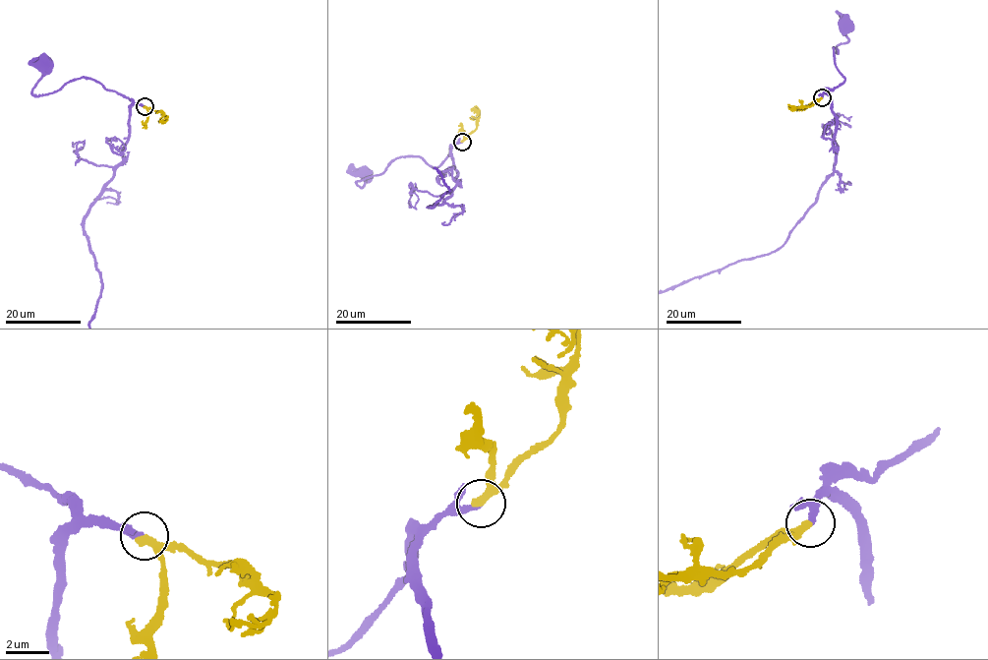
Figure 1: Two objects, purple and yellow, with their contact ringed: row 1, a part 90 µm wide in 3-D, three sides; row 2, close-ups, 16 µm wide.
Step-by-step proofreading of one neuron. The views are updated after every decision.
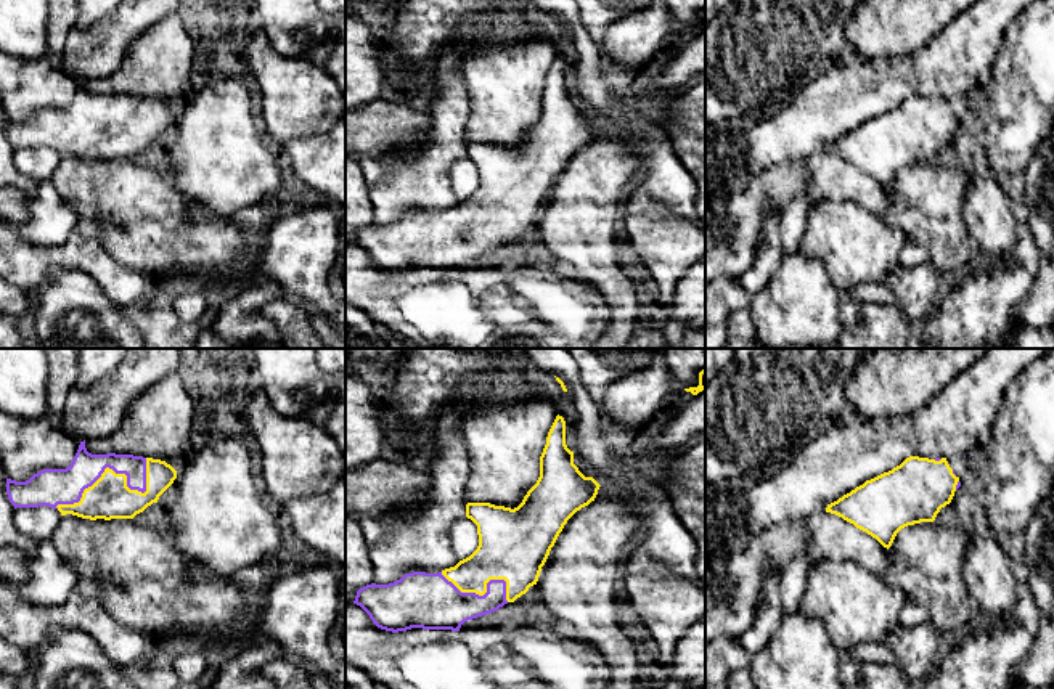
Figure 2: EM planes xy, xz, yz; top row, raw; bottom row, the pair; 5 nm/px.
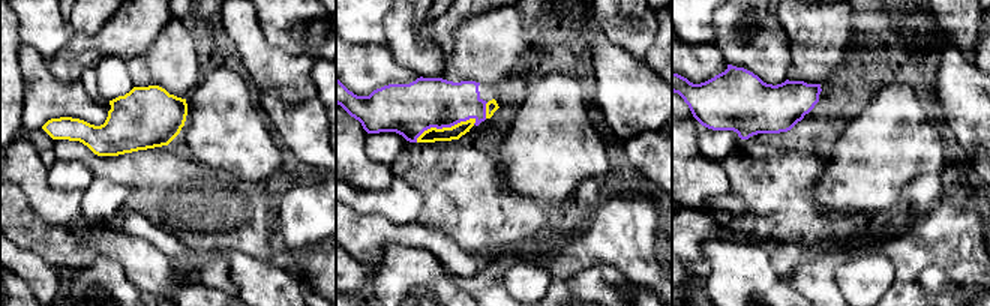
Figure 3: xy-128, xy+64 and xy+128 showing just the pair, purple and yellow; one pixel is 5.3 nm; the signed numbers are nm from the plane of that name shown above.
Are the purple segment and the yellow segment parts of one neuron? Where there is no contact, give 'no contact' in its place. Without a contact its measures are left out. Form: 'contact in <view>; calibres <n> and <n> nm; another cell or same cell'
contact in xy; calibres 160 and 220 nm; same cell

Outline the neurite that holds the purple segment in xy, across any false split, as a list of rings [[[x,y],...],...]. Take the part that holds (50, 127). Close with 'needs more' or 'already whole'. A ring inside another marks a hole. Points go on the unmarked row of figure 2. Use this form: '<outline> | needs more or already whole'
[[[85,80],[66,109],[43,109],[26,122],[6,119],[16,148],[48,146],[82,159],[133,159],[174,124],[177,111],[161,100],[92,95]]] | needs more

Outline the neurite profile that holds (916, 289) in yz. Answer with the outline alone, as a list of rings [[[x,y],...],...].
[[[932,262],[913,268],[898,265],[885,278],[895,304],[914,324],[921,324],[937,307],[951,281],[953,278],[942,273]]]

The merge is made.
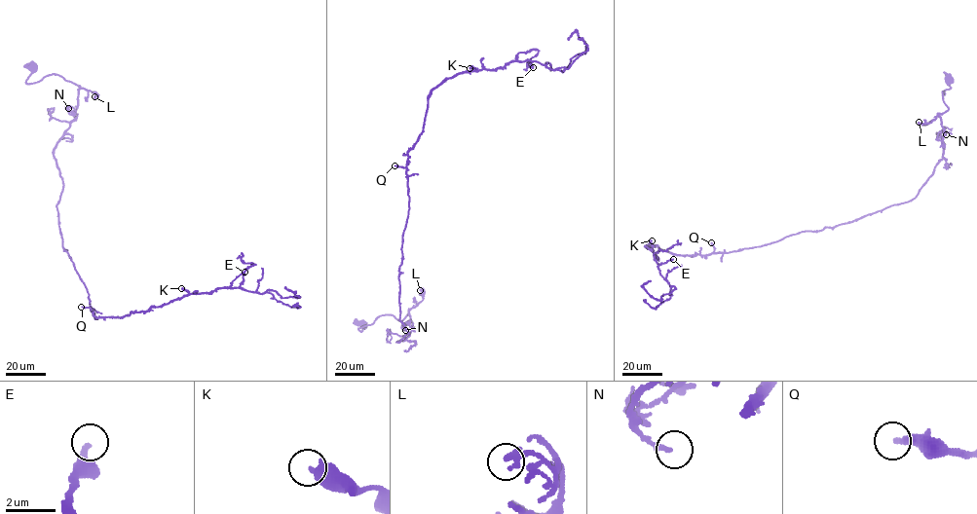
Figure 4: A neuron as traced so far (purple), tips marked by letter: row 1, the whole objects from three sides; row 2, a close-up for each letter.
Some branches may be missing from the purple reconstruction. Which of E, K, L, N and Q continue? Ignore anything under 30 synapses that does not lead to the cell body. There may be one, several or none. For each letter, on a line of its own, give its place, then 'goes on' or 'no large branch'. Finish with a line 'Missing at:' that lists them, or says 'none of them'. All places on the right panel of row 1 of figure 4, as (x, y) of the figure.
E: place (673, 259); goes on
K: place (652, 240); no large branch
L: place (919, 122); no large branch
N: place (946, 134); no large branch
Q: place (711, 242); no large branch
Missing at: E

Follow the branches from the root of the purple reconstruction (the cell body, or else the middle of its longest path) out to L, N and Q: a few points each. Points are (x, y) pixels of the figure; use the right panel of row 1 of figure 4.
L: (949, 79), (950, 88), (944, 91), (945, 95), (942, 91), (948, 109), (930, 123), (919, 122)
N: (949, 79), (950, 88), (942, 91), (948, 109), (938, 114), (943, 140), (936, 138), (946, 134)
Q: (949, 79), (948, 109), (938, 114), (942, 158), (912, 200), (759, 246), (716, 252), (711, 242)

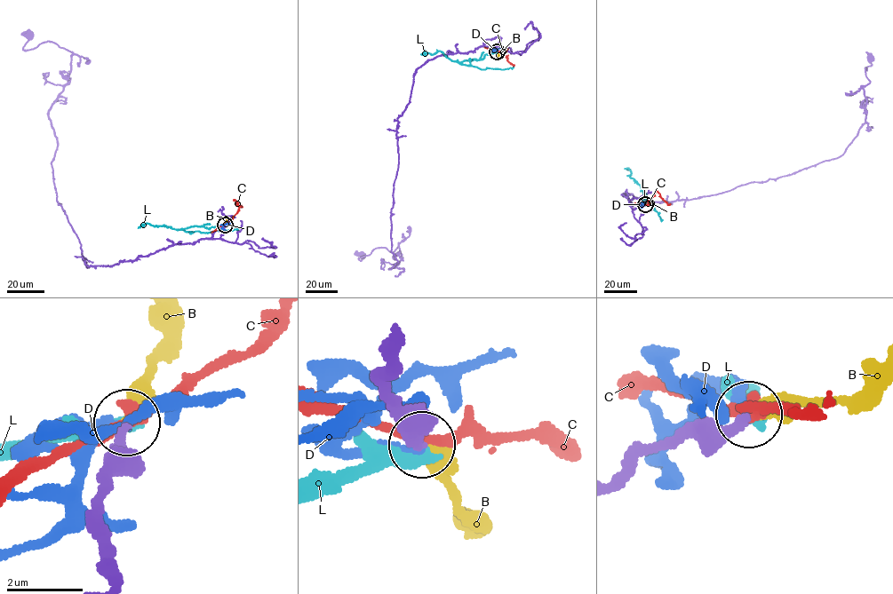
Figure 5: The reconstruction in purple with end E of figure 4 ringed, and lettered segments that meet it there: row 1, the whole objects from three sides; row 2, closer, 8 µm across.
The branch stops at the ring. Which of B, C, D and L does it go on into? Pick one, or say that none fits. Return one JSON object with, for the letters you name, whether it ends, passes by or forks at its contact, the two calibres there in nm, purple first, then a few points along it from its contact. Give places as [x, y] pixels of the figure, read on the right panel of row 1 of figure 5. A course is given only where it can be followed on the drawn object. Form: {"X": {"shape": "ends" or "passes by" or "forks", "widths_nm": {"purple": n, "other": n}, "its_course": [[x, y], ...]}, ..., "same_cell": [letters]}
{"B": {"shape": "ends", "widths_nm": {"purple": 320, "other": 400}}, "same_cell": ["B"]}

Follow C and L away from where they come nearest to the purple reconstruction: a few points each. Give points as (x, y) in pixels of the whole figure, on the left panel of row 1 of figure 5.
C: (225, 225), (231, 221), (238, 209), (238, 202), (234, 200), (236, 205), (241, 205)
L: (224, 225), (209, 228), (197, 225), (181, 229), (202, 233), (238, 230)

